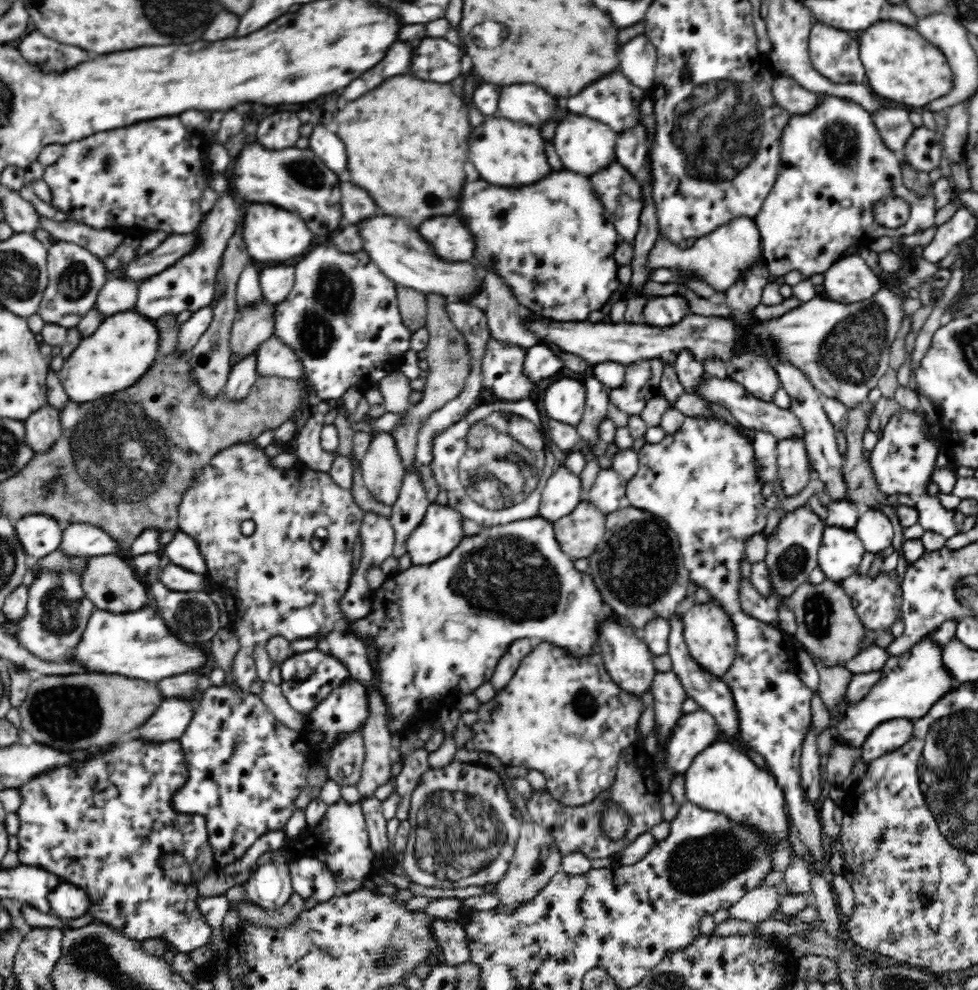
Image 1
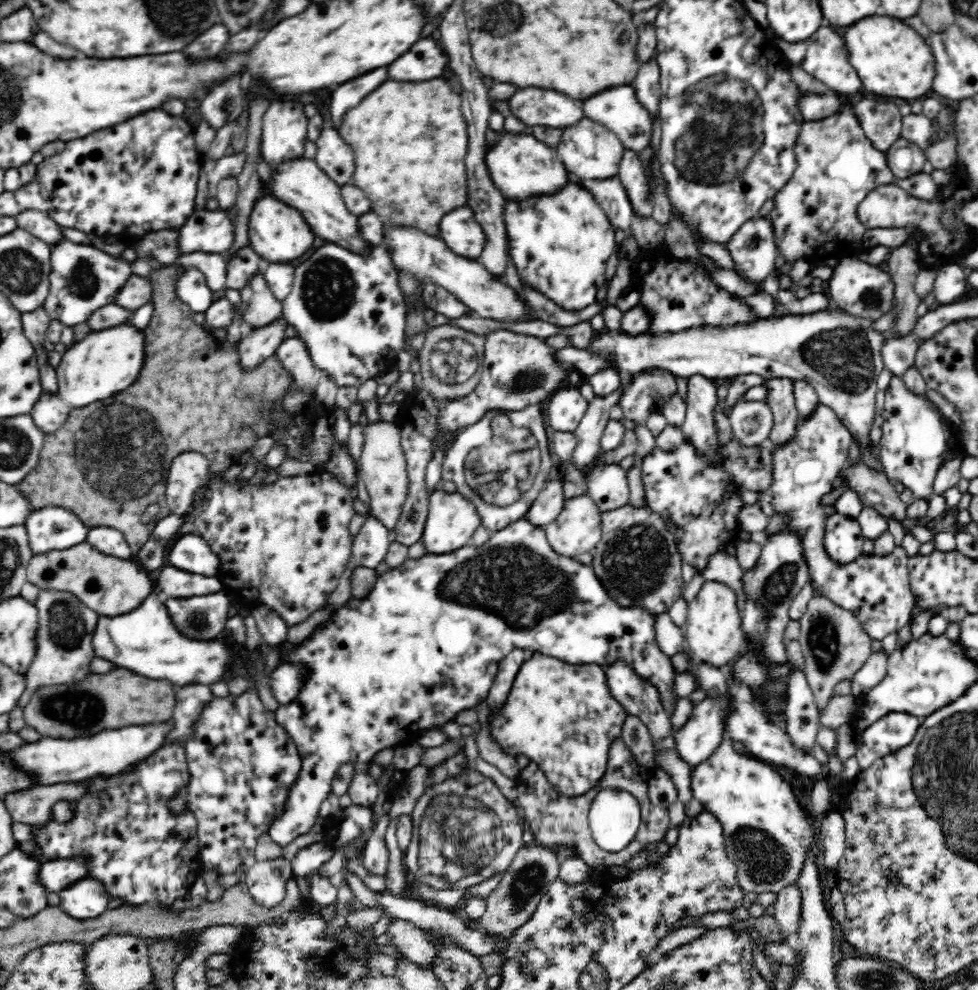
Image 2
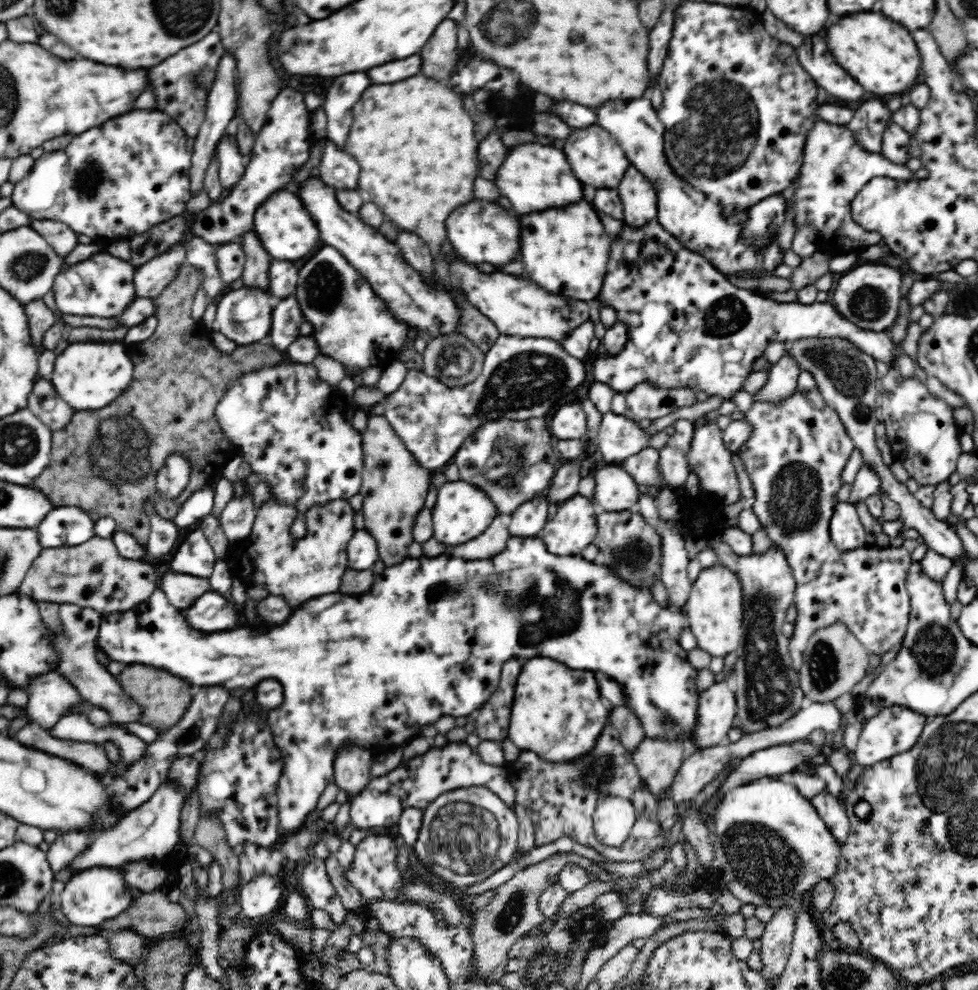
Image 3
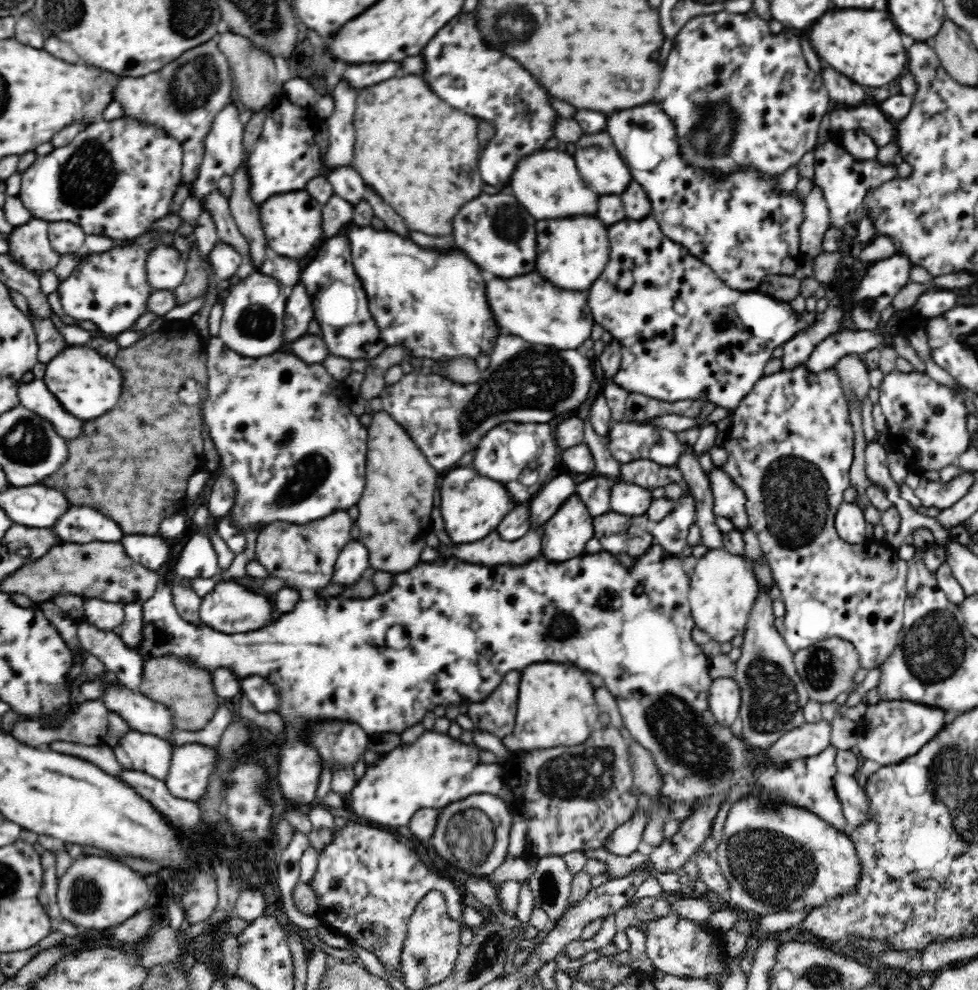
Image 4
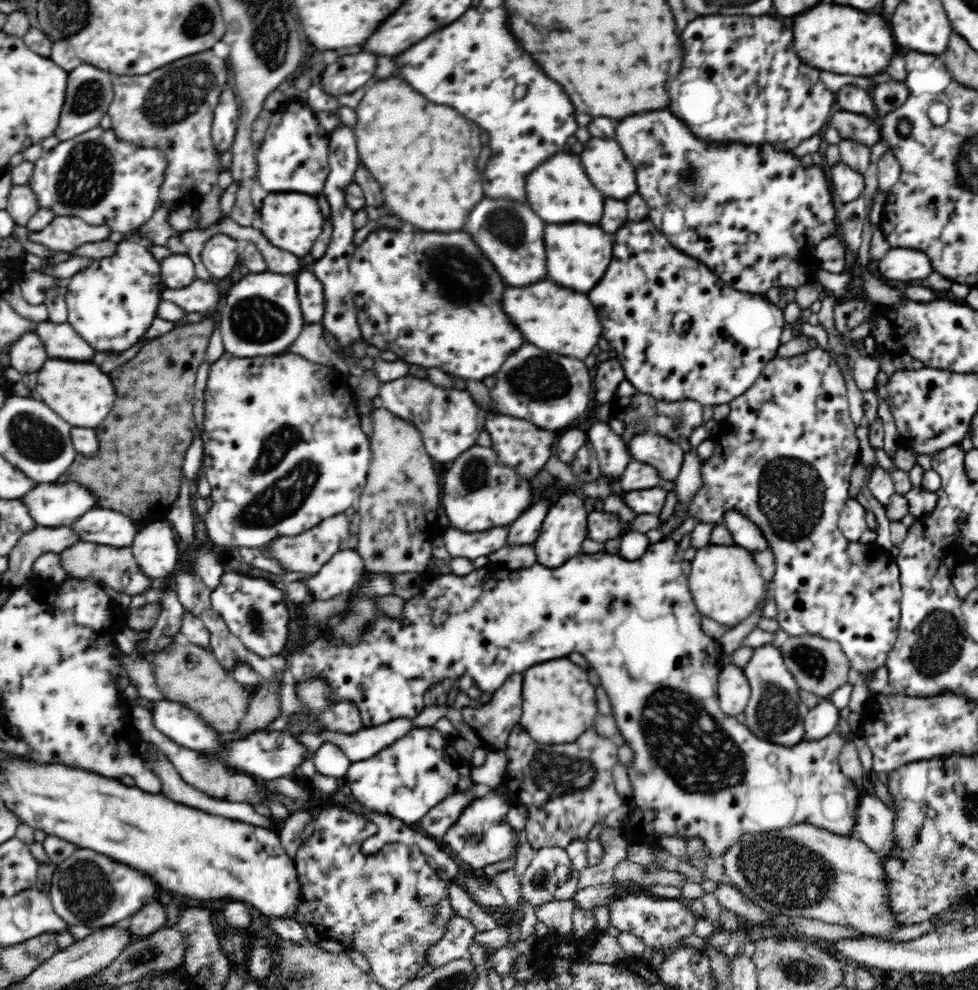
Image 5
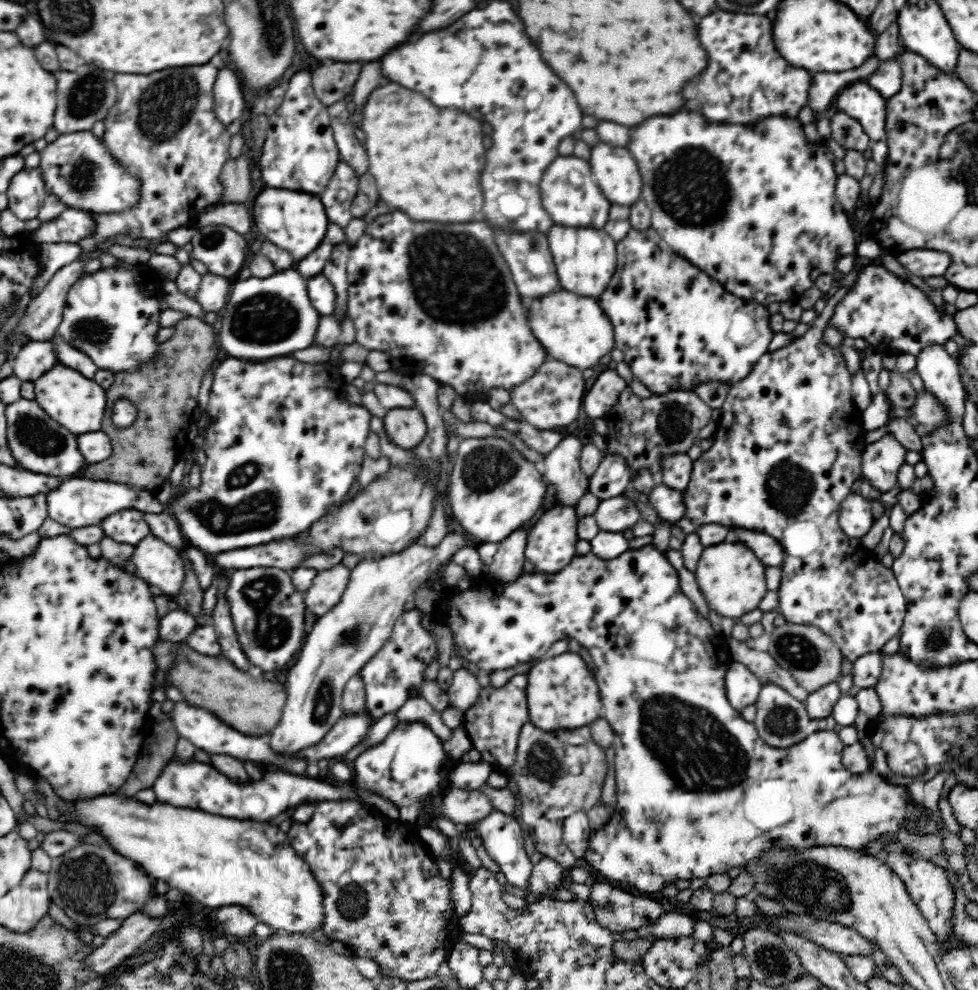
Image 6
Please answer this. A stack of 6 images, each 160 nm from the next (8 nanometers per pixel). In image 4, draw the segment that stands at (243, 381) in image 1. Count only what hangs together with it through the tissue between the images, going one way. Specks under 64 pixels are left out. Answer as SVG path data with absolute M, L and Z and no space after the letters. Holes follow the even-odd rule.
M301 280L299 284L291 287L291 295L286 304L284 341L292 343L307 334L309 324L314 319L314 303L308 294L308 288L304 287Z

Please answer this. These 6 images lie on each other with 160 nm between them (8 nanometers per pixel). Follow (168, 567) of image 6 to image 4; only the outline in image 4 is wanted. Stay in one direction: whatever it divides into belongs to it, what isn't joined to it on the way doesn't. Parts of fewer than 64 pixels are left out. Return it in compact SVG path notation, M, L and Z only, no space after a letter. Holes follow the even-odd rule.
M159 532L152 535L125 534L121 544L132 560L153 571L167 562L171 551L167 539Z

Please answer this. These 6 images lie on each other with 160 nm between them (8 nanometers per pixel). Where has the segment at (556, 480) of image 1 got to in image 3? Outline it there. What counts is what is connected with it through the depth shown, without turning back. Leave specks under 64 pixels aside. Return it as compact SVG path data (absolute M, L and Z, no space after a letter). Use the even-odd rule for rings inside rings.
M543 495L534 497L532 502L524 502L522 506L518 506L512 514L512 522L508 526L512 536L536 536L544 524L546 524L546 516L548 516L548 501Z

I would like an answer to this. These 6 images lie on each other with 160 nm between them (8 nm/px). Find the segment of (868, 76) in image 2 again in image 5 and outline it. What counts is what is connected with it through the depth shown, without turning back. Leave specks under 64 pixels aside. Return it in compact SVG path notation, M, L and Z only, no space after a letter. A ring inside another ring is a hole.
M816 4L812 10L798 14L794 18L792 32L792 44L798 58L810 64L811 68L828 70L834 74L872 76L884 72L890 62L890 54L896 50L892 30L882 16L838 4Z

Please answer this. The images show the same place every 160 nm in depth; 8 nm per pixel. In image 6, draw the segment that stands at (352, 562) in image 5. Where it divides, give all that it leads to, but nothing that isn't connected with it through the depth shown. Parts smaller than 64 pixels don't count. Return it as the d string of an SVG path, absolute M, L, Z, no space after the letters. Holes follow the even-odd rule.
M342 563L320 571L313 578L311 586L304 591L307 610L314 613L317 618L330 612L340 602L348 584L350 572L351 570Z

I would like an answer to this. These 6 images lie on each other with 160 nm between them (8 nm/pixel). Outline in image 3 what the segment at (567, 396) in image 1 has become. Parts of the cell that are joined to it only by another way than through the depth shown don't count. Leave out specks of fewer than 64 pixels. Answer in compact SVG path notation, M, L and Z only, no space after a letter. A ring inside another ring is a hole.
M567 402L556 408L552 415L551 434L556 440L582 439L586 432L586 421L582 404Z

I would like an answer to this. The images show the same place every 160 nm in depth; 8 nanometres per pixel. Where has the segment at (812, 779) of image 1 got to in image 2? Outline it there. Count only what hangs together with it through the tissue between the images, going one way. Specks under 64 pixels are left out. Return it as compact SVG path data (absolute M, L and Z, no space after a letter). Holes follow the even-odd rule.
M790 663L790 672L788 672L787 683L787 702L784 706L784 717L787 723L785 729L791 734L792 743L796 744L798 749L804 750L806 753L812 753L814 748L814 740L818 734L818 705L814 700L814 693L809 687L806 680L805 672L800 667Z

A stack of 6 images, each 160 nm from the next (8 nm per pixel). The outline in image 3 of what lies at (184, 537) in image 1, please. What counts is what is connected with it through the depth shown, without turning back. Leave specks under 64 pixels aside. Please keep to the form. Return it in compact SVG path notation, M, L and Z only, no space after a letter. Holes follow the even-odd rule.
M198 528L178 544L180 548L175 550L170 570L209 579L217 556L205 533Z

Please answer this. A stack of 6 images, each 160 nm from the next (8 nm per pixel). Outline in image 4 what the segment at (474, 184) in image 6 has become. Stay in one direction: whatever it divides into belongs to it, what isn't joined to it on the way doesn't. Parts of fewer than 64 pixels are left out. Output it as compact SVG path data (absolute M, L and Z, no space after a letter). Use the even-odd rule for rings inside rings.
M416 75L390 78L358 92L354 114L356 146L352 166L362 174L364 182L372 186L404 218L410 230L432 236L450 234L452 220L460 208L482 194L482 178L478 172L478 154L482 146L476 140L479 124L476 120L438 100L424 79Z

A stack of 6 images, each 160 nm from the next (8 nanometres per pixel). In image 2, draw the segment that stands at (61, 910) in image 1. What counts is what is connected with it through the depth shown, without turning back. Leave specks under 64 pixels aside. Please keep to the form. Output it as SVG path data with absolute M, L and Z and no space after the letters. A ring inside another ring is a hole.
M91 875L86 877L59 893L61 909L78 920L93 919L104 914L112 900L102 881Z

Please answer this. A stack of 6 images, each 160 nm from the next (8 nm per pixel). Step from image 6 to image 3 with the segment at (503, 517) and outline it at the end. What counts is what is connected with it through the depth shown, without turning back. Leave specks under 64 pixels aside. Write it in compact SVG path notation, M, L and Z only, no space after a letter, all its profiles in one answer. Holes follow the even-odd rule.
M465 480L446 481L437 492L437 501L433 506L432 520L434 538L450 547L460 546L476 536L480 536L496 518L496 503L481 488Z

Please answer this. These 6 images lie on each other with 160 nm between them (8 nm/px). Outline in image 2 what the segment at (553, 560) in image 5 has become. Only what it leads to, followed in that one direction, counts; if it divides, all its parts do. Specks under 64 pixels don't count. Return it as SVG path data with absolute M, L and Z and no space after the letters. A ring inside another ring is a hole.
M587 494L566 499L558 518L546 525L546 539L552 550L573 559L592 551L601 536L601 510Z

